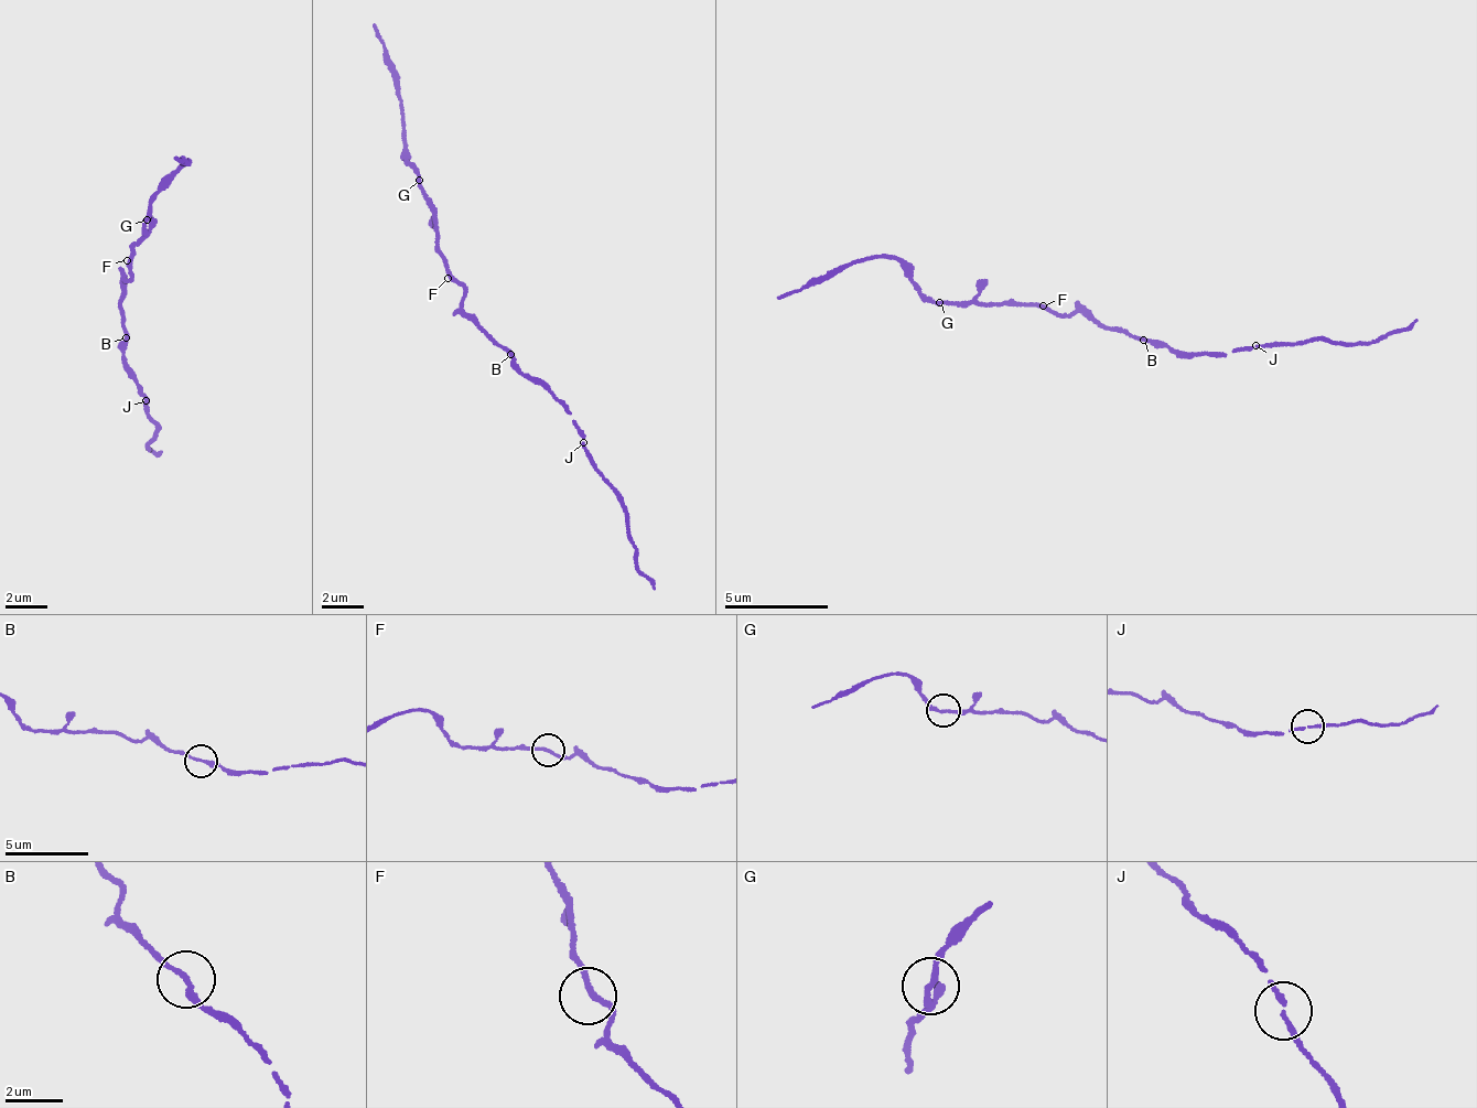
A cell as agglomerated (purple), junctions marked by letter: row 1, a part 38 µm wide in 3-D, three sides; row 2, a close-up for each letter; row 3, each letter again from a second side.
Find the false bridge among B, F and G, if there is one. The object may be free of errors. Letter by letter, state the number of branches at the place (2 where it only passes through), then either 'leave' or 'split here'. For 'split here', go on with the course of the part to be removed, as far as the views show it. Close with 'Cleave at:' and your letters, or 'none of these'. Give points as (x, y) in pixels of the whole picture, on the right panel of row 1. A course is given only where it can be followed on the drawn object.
B: 2 branches meet; leave
F: 2 branches meet; leave
G: 2 branches meet; leave
Cleave at: none of these

